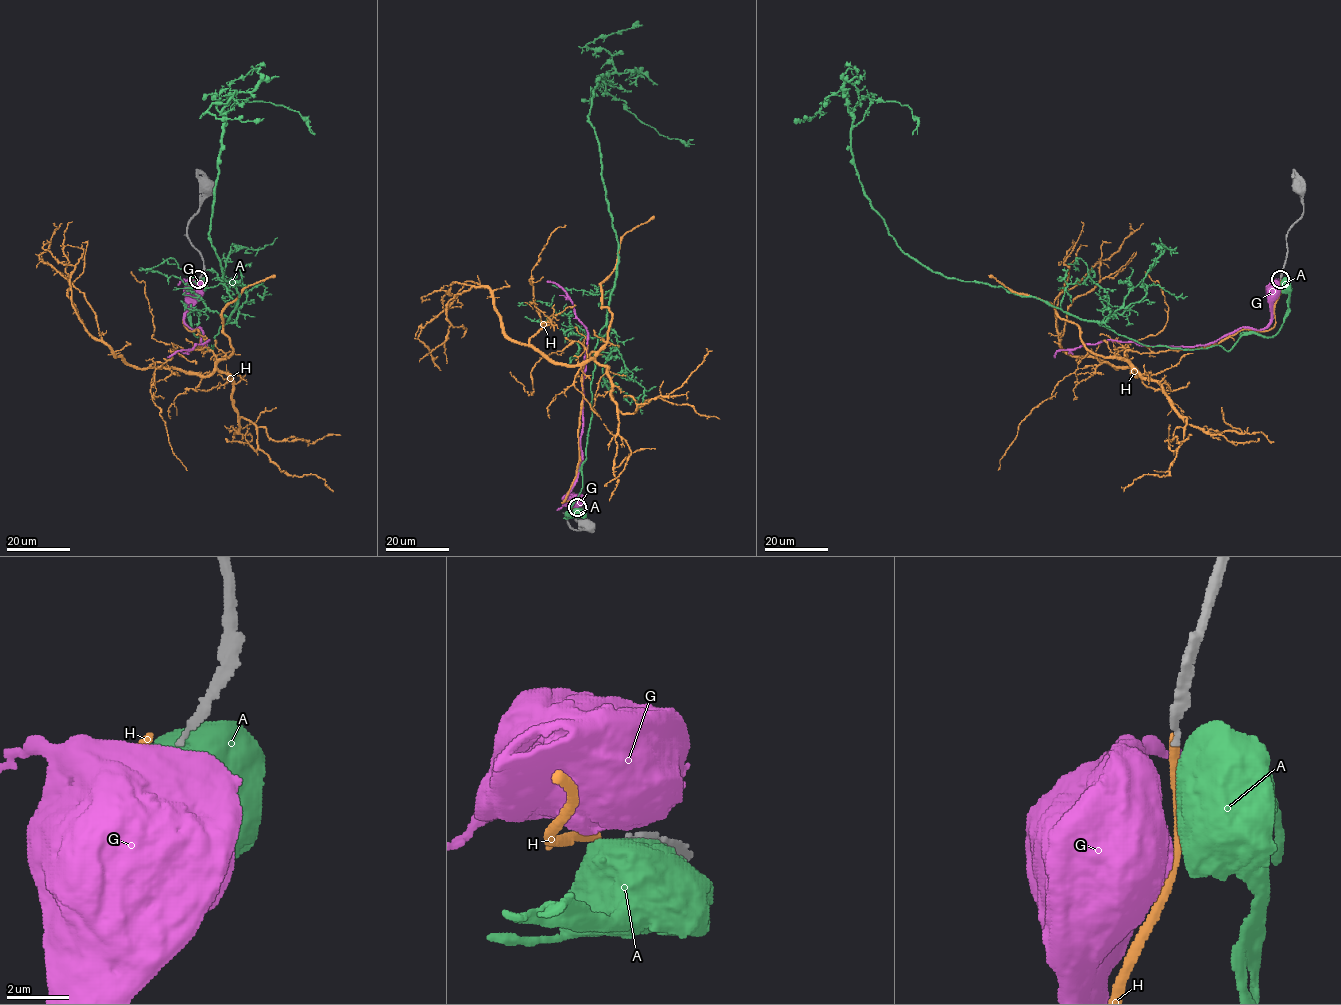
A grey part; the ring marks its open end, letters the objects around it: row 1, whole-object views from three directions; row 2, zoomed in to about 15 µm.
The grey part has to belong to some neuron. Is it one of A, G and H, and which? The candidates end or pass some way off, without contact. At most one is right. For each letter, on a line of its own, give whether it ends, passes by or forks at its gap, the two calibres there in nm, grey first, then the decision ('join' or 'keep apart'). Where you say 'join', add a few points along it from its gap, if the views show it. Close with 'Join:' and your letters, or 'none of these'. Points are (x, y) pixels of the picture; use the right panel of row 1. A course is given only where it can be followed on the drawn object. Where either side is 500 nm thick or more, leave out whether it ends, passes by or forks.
A: 180 nm thick on the grey side, 1000 nm on the other; keep apart
G: 180 nm thick on the grey side, 800 nm on the other; keep apart
H: it ends there; 180 nm thick on the grey side, 320 nm on the other; keep apart
Join: none of these

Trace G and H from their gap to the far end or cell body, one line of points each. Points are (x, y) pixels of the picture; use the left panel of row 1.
G: (197, 281), (193, 293)
H: (196, 279), (184, 325), (212, 352), (212, 371), (135, 368), (102, 339), (82, 293), (40, 259), (61, 223)

